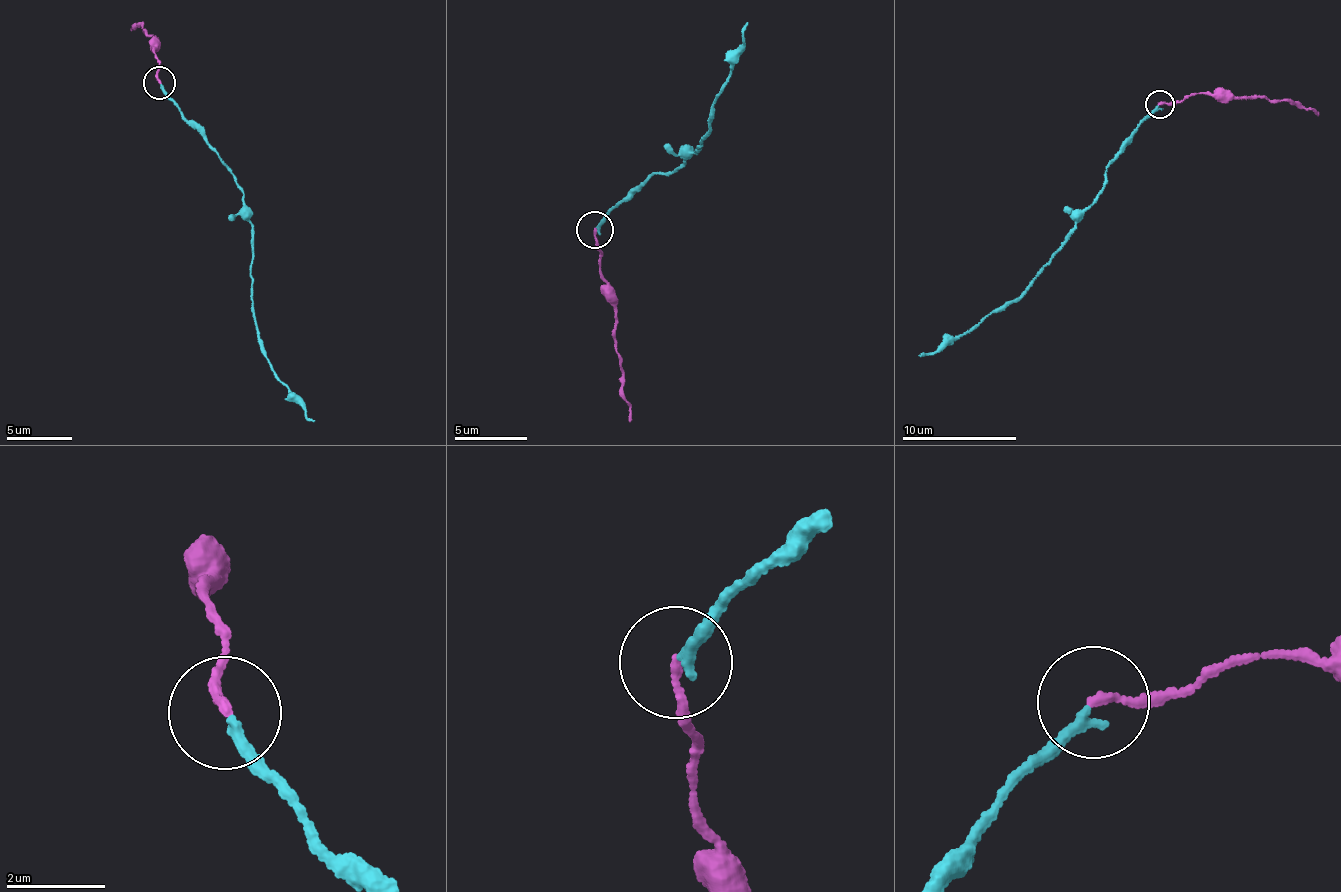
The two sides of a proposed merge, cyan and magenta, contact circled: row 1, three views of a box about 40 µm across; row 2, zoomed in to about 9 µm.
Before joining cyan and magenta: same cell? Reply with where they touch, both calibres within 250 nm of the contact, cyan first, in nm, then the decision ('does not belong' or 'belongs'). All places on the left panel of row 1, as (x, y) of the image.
place (159, 83); calibres 240 and 180 nm; does not belong

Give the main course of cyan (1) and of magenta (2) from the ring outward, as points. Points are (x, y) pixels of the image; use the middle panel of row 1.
1: (595, 228), (635, 185), (703, 149), (712, 102), (723, 90), (732, 49), (743, 41), (746, 21)
2: (595, 228), (603, 295), (615, 310), (615, 346), (621, 355), (621, 378), (629, 423)

